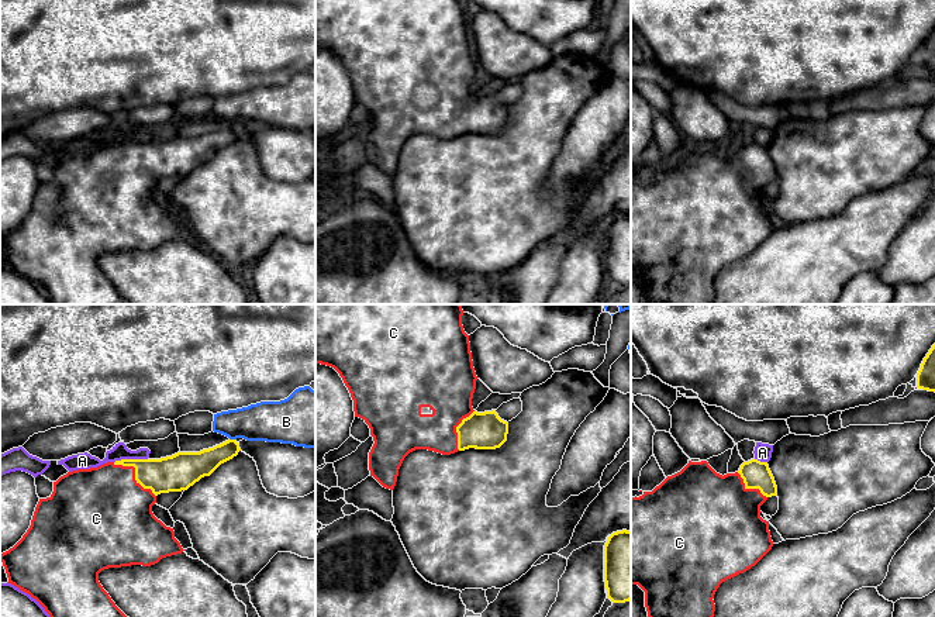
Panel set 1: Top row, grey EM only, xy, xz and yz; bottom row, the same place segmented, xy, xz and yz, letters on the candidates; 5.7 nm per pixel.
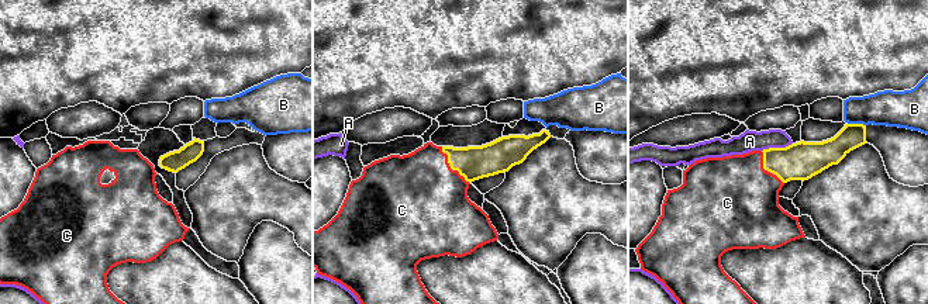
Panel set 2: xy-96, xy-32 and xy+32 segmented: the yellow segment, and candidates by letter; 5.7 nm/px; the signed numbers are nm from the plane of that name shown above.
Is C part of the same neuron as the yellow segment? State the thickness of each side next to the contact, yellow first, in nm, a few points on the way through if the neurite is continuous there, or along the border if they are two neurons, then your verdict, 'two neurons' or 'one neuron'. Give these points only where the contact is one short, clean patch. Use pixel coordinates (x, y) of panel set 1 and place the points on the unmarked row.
200/440 nm | across xy (178, 157), (135, 158), (106, 190) | one neuron

